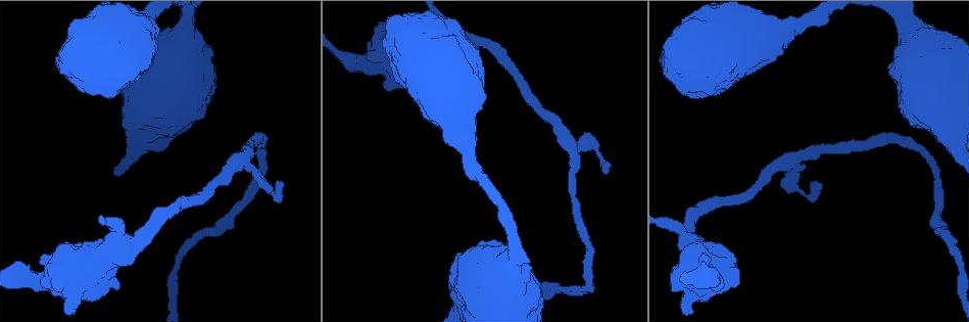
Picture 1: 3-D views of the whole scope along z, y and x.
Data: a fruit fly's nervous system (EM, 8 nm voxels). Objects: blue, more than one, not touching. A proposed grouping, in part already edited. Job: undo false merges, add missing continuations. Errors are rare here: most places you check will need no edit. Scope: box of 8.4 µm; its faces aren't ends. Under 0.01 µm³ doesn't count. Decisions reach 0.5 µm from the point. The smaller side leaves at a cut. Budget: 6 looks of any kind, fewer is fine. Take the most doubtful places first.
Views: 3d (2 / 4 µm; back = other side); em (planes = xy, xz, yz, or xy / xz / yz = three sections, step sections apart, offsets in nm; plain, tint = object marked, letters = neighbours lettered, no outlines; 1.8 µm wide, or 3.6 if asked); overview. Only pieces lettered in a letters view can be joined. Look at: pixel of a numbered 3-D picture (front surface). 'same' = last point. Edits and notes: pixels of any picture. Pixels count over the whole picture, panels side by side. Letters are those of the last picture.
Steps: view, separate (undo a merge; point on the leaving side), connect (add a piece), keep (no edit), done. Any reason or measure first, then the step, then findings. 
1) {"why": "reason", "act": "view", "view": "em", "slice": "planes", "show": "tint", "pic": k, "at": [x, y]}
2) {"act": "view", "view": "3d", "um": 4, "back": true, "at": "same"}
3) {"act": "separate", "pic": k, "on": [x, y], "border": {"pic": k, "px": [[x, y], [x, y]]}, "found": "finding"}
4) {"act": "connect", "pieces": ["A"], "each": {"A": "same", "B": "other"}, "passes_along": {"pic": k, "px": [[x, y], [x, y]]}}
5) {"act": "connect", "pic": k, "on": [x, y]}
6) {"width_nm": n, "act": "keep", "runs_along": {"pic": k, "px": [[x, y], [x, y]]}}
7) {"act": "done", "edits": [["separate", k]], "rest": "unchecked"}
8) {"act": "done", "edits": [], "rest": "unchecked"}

{"act": "view", "view": "em", "slice": "planes", "show": "tint", "pic": 1, "at": [607, 165]}

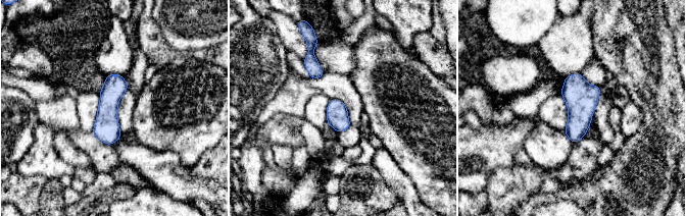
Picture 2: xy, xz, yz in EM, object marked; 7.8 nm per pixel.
{"act": "view", "view": "em", "slice": "planes", "show": "letters", "at": "same"}

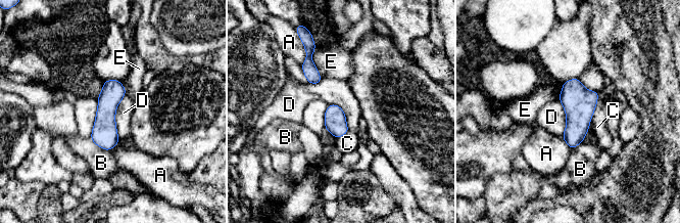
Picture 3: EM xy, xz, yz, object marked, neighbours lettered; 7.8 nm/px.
{"act": "keep", "each": {"A": "other", "B": "other", "C": "other", "D": "other", "E": "other"}, "runs_along": {"pic": 3, "px": [[114, 82], [107, 101], [107, 147]]}, "found": "none of them fits"}

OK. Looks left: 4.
{"why": "free end", "act": "view", "view": "em", "slice": "xz", "step": 16, "show": "tint", "pic": 1, "at": [667, 45]}

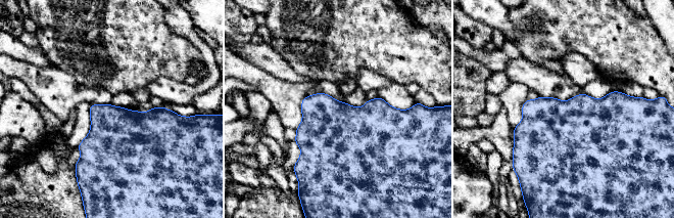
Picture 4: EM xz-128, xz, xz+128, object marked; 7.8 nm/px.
{"act": "view", "view": "em", "slice": "planes", "show": "letters", "at": "same"}

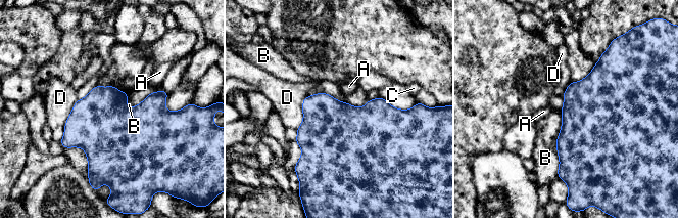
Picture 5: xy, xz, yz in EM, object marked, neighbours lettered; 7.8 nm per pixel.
{"longest_contact_nm": ["B", 500], "act": "keep", "each": {"A": "other", "B": "other", "C": "other", "D": "other"}, "found": "none of them fits"}

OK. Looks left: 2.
{"act": "done", "edits": [], "rest": "unchecked"}

